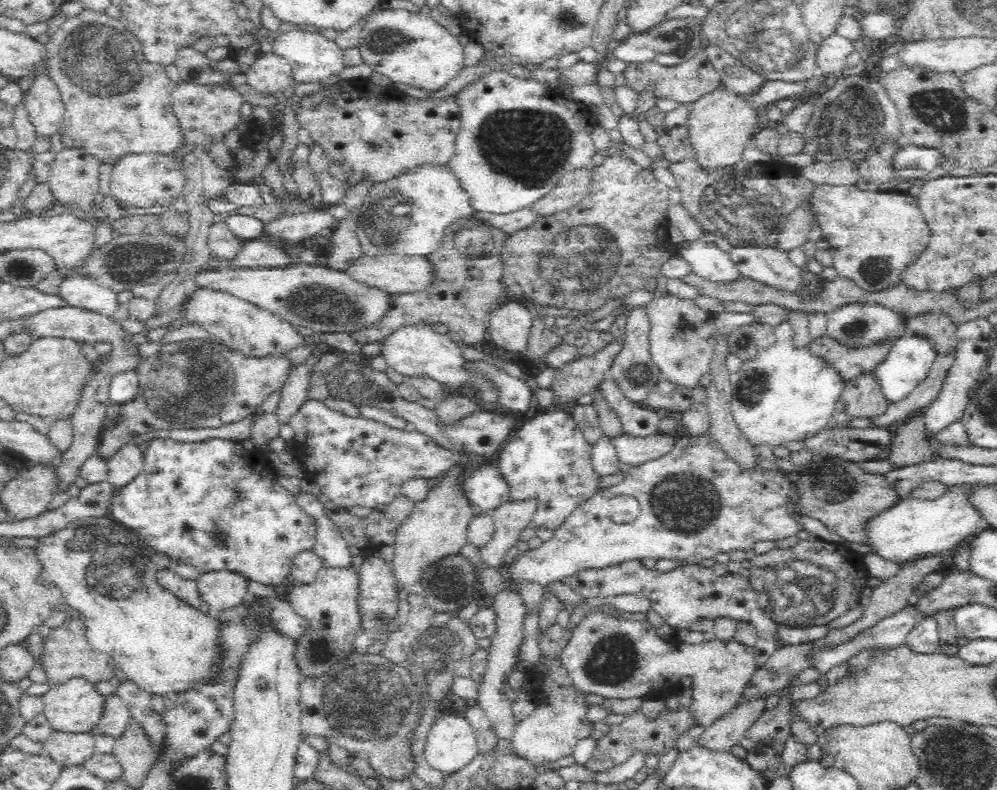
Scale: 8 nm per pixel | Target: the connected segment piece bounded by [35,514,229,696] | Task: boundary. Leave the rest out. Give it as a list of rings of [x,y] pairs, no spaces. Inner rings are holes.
[[[108,514],[97,516],[96,518],[77,520],[60,532],[55,532],[47,537],[40,538],[35,549],[41,563],[45,565],[44,575],[52,577],[62,589],[65,605],[79,610],[79,612],[86,617],[87,636],[89,637],[90,646],[94,650],[113,656],[119,668],[127,674],[128,680],[137,684],[144,693],[164,696],[164,694],[168,694],[168,692],[175,692],[179,695],[184,691],[189,691],[196,687],[214,686],[218,683],[225,683],[227,670],[229,669],[227,668],[227,662],[225,662],[225,660],[229,655],[229,648],[225,648],[227,644],[225,644],[225,637],[222,636],[221,633],[222,623],[220,623],[220,618],[190,606],[186,601],[179,599],[177,596],[174,596],[171,592],[165,591],[158,585],[155,575],[157,567],[151,559],[151,556],[156,551],[151,546],[144,543],[142,538],[139,538],[138,533],[127,527],[123,527]]]

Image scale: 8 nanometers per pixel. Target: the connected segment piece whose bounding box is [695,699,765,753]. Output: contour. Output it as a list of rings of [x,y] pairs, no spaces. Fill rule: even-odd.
[[[762,699],[738,705],[705,728],[695,744],[712,753],[730,751],[735,744],[746,743],[746,734],[752,722],[764,712],[765,701]]]

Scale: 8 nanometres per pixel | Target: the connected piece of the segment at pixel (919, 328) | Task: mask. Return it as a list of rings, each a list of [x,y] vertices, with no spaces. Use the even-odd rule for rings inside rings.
[[[920,314],[907,318],[909,333],[929,341],[937,356],[948,356],[957,346],[956,328],[948,318],[937,314]]]

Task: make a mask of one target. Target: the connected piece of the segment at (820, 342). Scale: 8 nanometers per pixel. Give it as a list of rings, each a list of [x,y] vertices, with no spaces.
[[[824,335],[821,339],[812,340],[808,350],[824,368],[833,368],[844,384],[861,374],[872,372],[880,362],[883,362],[892,344],[893,342],[880,344],[876,348],[847,350]]]

